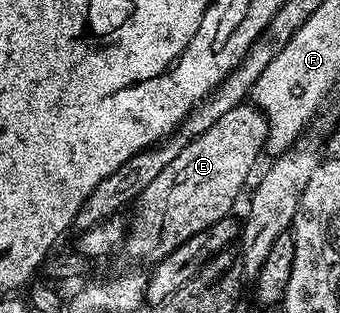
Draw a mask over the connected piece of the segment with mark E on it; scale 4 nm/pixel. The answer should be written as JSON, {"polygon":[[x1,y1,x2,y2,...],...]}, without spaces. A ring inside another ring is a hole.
{"polygon":[[246,104,246,106,233,106,230,110,223,111,222,114,198,136,198,138,194,138,194,136,190,137,186,146,179,152,179,156,176,156,171,164,163,168,163,172,159,173,159,176,157,176,155,180,152,180,151,184,143,188,141,194,136,199,135,207,137,206,137,215,135,215,134,218,132,216,131,221,128,223,128,234,125,237,123,253,125,252,126,256,133,262,149,262,148,264,156,264,161,258,167,257,177,246,183,244,187,240,191,240,191,236,195,236,199,232,210,229,219,220,230,217,231,211,229,211,229,209,236,204,237,197,240,196,241,189,244,188,245,181,248,180,249,173,252,172,253,165,257,162,257,157,262,157,268,135,269,121,265,118,265,113,252,104]]}

